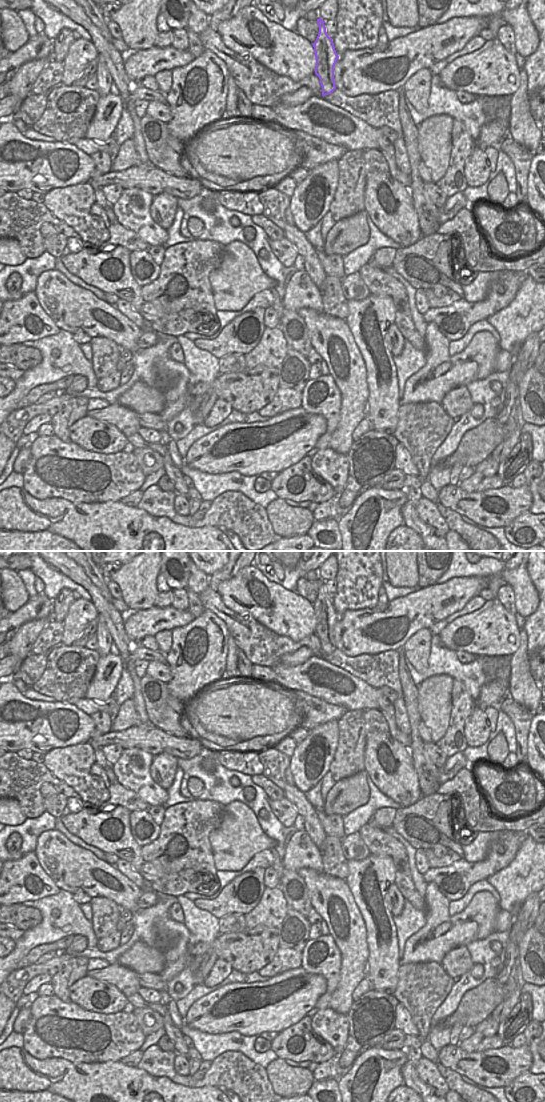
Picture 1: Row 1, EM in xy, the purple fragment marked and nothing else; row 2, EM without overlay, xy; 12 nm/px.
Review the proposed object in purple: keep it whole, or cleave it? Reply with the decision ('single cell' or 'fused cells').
single cell

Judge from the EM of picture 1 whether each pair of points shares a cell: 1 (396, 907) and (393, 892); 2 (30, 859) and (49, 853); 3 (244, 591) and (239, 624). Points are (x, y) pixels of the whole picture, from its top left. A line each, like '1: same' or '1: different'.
1: same
2: different
3: different

